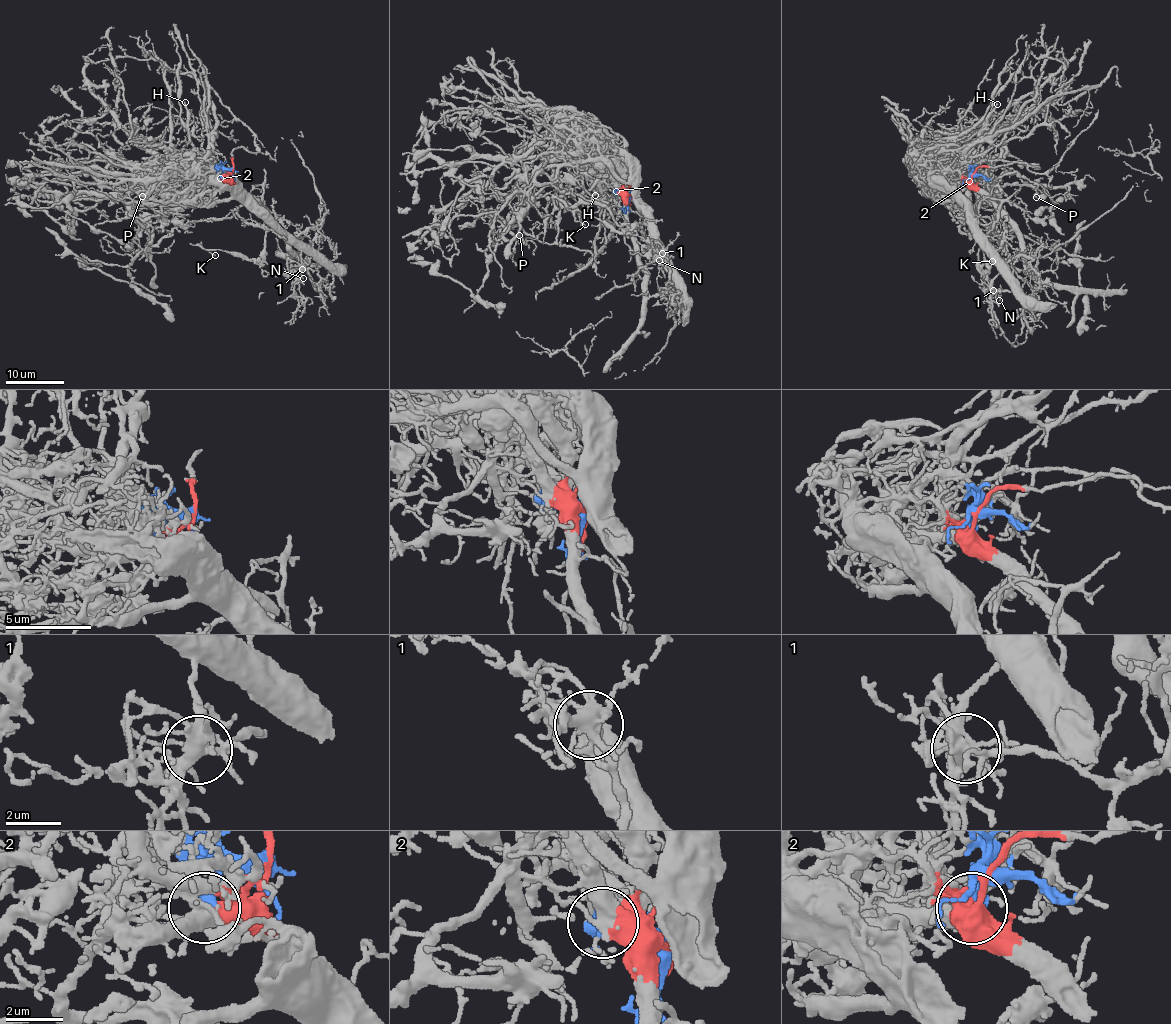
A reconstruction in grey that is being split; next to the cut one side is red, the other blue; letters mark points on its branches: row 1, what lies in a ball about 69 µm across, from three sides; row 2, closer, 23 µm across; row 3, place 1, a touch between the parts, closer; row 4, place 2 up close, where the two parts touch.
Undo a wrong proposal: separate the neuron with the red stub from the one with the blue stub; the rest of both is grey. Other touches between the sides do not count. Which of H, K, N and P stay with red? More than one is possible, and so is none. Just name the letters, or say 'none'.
none

